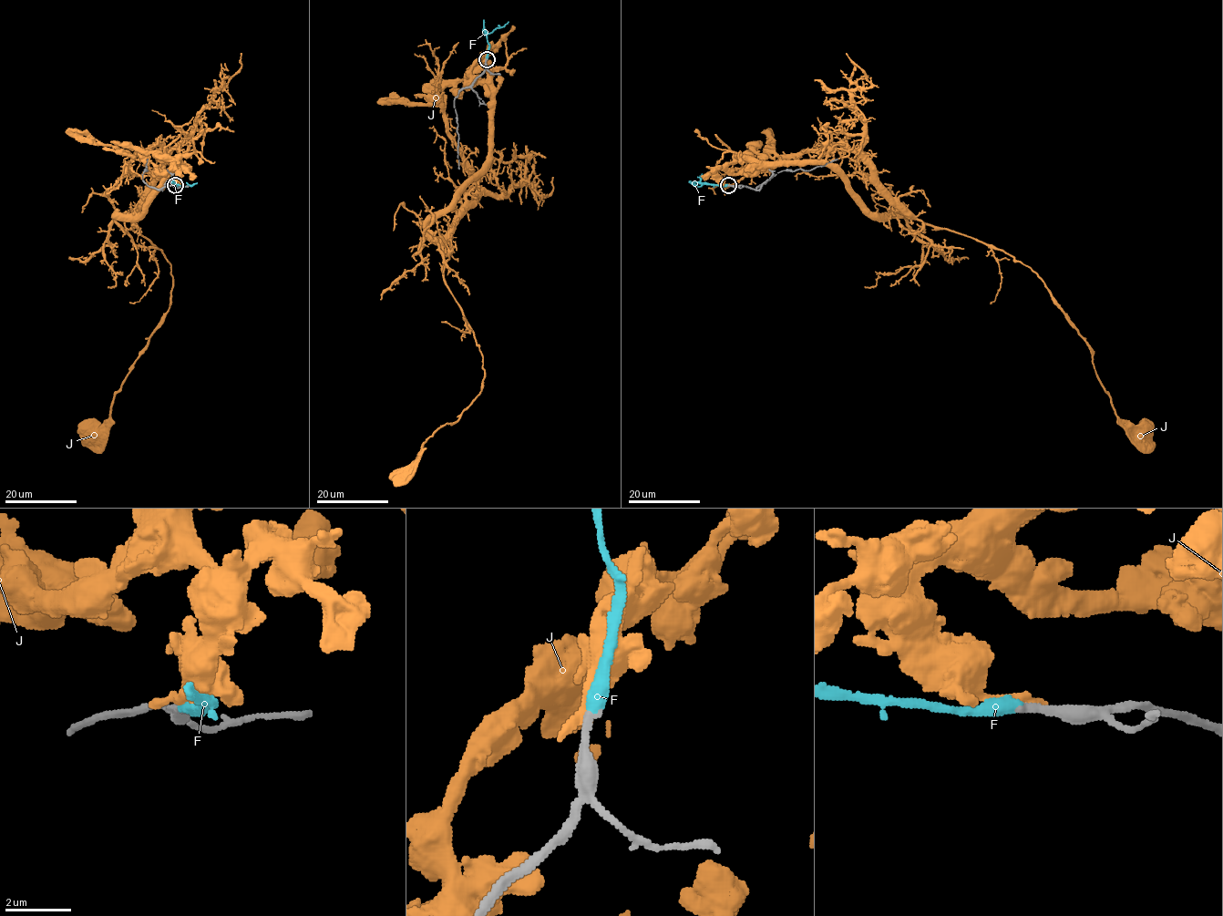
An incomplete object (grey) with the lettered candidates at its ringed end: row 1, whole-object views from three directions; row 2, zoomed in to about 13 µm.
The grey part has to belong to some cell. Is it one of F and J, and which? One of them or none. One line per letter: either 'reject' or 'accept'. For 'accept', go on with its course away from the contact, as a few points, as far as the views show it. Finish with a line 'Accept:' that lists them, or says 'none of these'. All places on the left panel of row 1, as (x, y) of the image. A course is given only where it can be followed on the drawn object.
F: accept; course (175, 186), (197, 183)
J: reject
Accept: F

